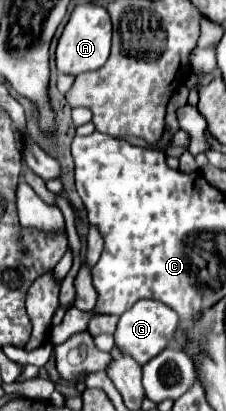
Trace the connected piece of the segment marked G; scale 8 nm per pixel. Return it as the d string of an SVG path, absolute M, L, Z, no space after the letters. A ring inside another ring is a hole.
M139 300L119 318L119 324L115 330L115 344L119 344L123 352L131 354L143 366L175 338L177 326L179 326L179 316L175 310L167 308L163 302L157 302L157 300Z

